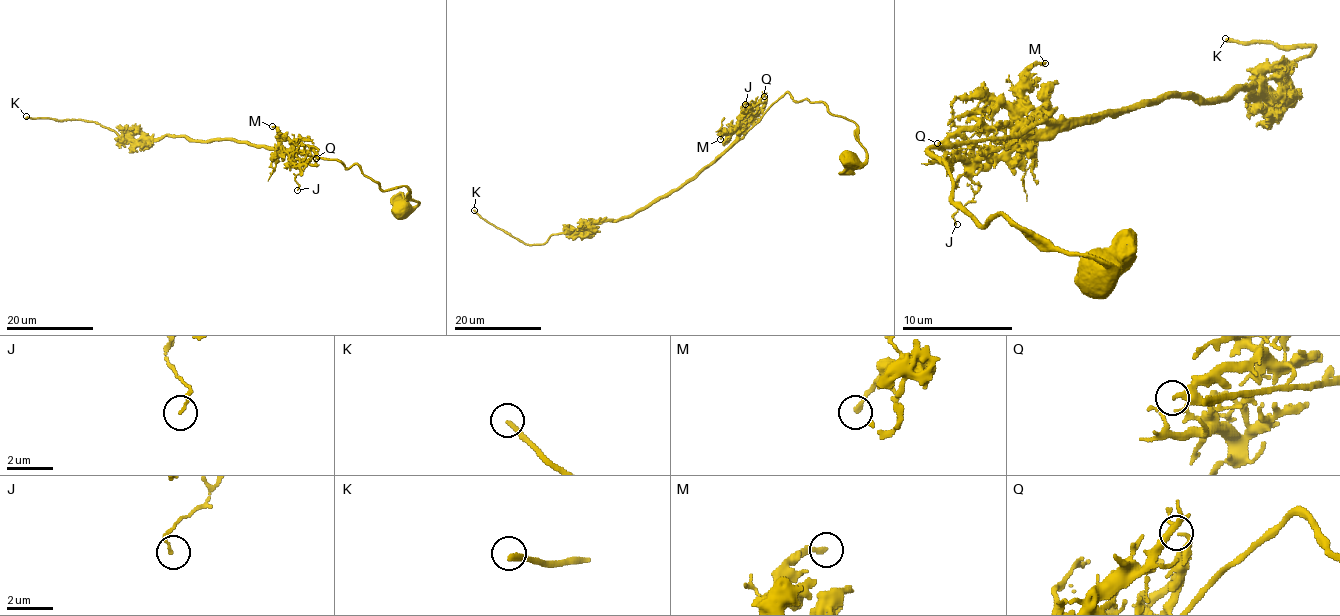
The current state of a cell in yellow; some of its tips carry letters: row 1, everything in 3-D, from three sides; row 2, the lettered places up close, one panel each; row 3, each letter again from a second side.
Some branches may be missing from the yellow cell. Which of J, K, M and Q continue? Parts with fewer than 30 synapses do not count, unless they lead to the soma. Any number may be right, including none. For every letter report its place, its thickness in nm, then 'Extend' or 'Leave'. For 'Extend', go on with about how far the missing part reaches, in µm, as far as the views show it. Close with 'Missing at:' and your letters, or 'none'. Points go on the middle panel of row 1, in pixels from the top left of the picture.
J: Place: (745, 104). Thickness 120 nm. Leave
K: Place: (474, 210). Thickness 240 nm. Extend. Missing length about 60 µm
M: Place: (720, 139). Thickness 200 nm. Leave
Q: Place: (764, 96). Thickness 200 nm. Leave
Missing at: K

